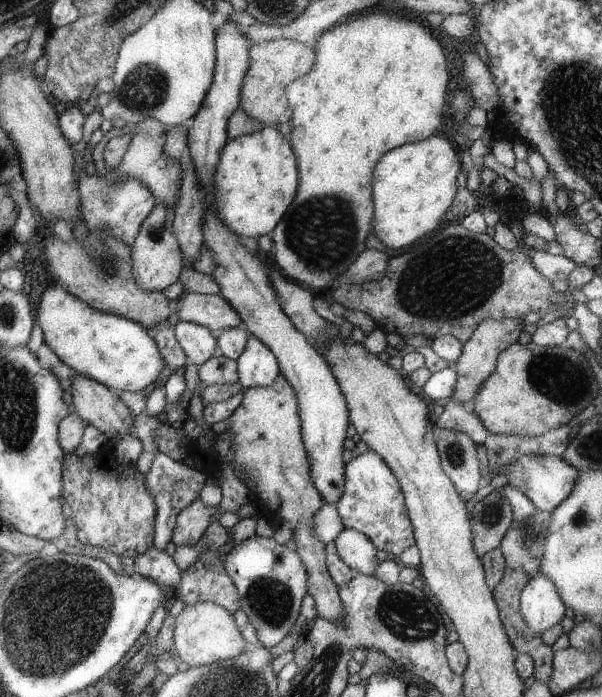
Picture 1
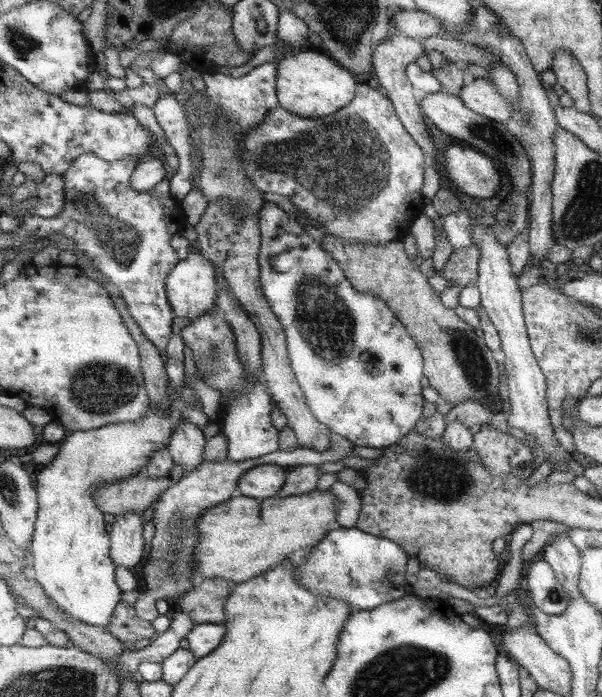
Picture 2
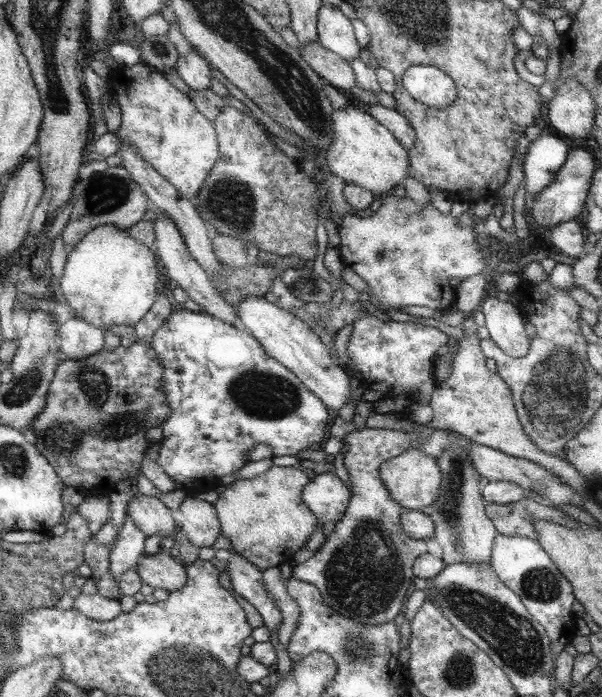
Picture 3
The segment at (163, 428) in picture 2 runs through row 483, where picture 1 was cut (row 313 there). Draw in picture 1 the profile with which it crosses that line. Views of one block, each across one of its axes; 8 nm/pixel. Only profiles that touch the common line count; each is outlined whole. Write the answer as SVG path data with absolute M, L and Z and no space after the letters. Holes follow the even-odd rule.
M51 284L41 294L41 300L39 300L37 310L35 310L35 320L37 320L37 326L43 332L43 342L47 346L49 356L57 356L63 364L67 364L75 372L85 374L87 378L93 378L95 382L111 388L117 394L123 394L123 392L135 394L135 392L147 390L149 386L155 384L155 380L159 380L157 376L161 376L159 372L165 368L165 364L159 356L155 338L151 336L151 330L147 330L143 324L129 320L125 316L93 310L87 304L83 304L81 300L77 300L75 296L67 294L67 290L63 290L61 286Z

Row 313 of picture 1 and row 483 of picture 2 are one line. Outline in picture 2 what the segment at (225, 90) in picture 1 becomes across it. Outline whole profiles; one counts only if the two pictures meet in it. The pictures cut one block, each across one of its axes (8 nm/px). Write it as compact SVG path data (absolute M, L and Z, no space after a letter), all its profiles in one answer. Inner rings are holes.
M271 464L255 466L237 478L233 490L239 496L249 496L255 500L275 498L277 492L283 490L283 486L287 482L287 476L283 470L285 468L271 466Z

